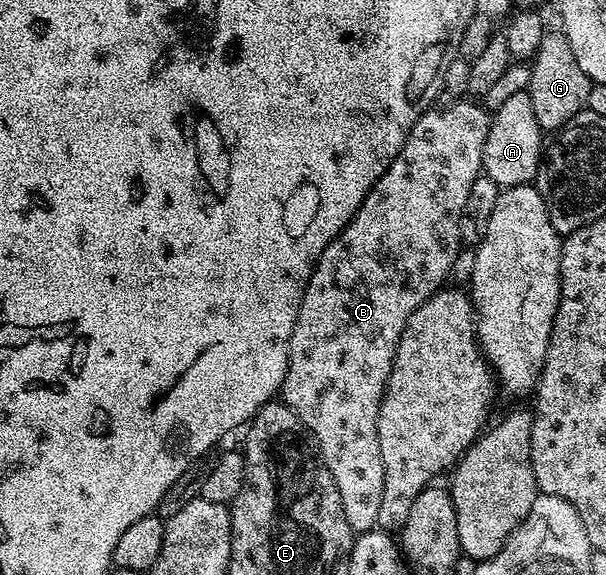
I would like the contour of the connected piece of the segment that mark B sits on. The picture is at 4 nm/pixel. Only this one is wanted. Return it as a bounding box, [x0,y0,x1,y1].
[281,100,491,536]

